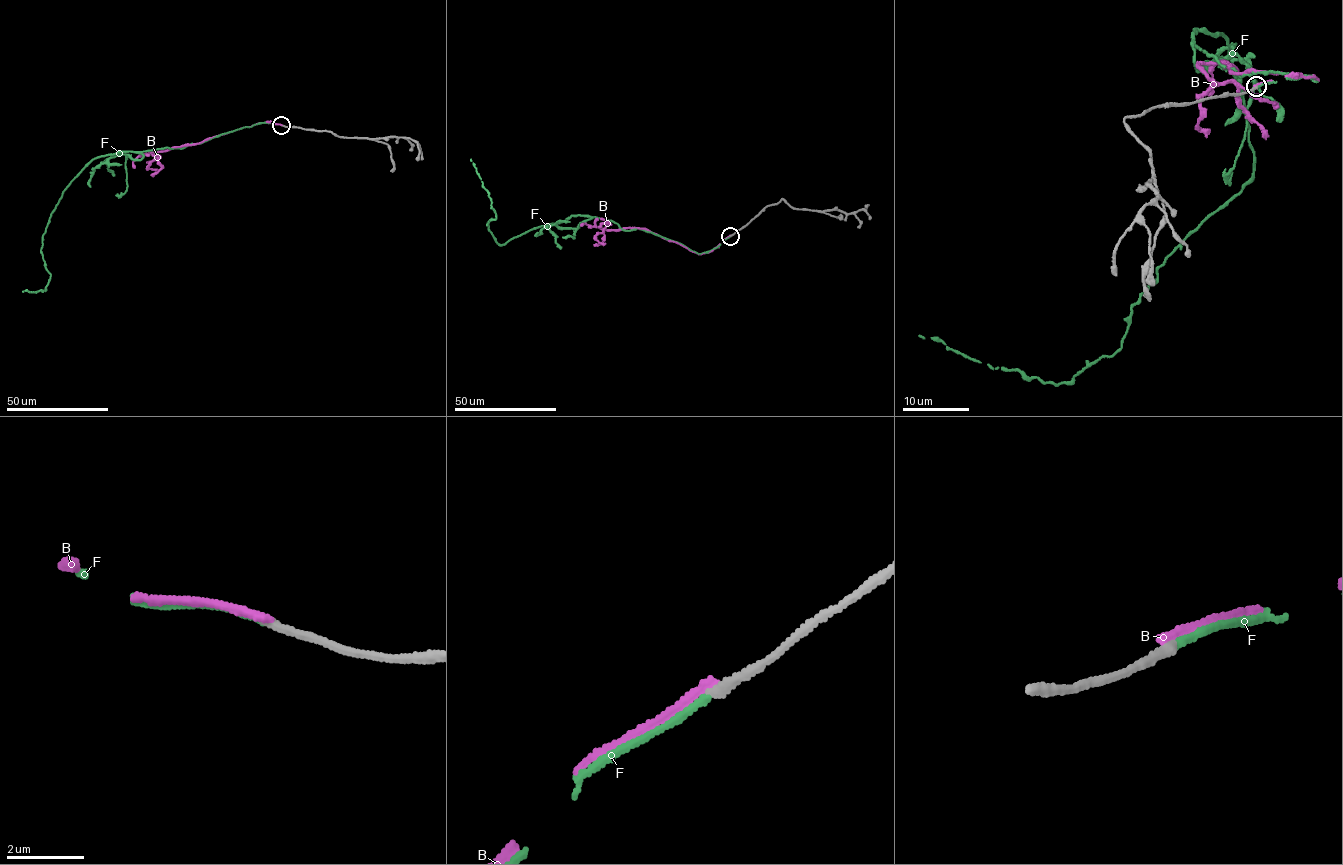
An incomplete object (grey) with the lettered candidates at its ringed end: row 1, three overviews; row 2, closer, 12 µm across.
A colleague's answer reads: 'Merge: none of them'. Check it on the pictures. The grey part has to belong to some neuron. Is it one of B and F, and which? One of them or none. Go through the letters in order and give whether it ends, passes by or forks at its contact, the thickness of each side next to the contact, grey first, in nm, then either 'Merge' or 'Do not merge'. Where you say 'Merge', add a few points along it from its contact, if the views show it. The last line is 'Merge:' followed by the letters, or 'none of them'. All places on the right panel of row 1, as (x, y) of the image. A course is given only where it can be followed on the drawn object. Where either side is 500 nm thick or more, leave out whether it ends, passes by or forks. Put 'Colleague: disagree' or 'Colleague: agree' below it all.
B: It ends there. Thickness 260 nm (grey) against 240 nm. Do not merge
F: It ends there. Thickness 240 nm (grey) against 170 nm. Merge. Its course: (1257, 87), (1316, 80), (1237, 77), (1194, 28), (1227, 39), (1253, 178), (1115, 353), (1057, 384), (918, 335)
Merge: F
Colleague: disagree

